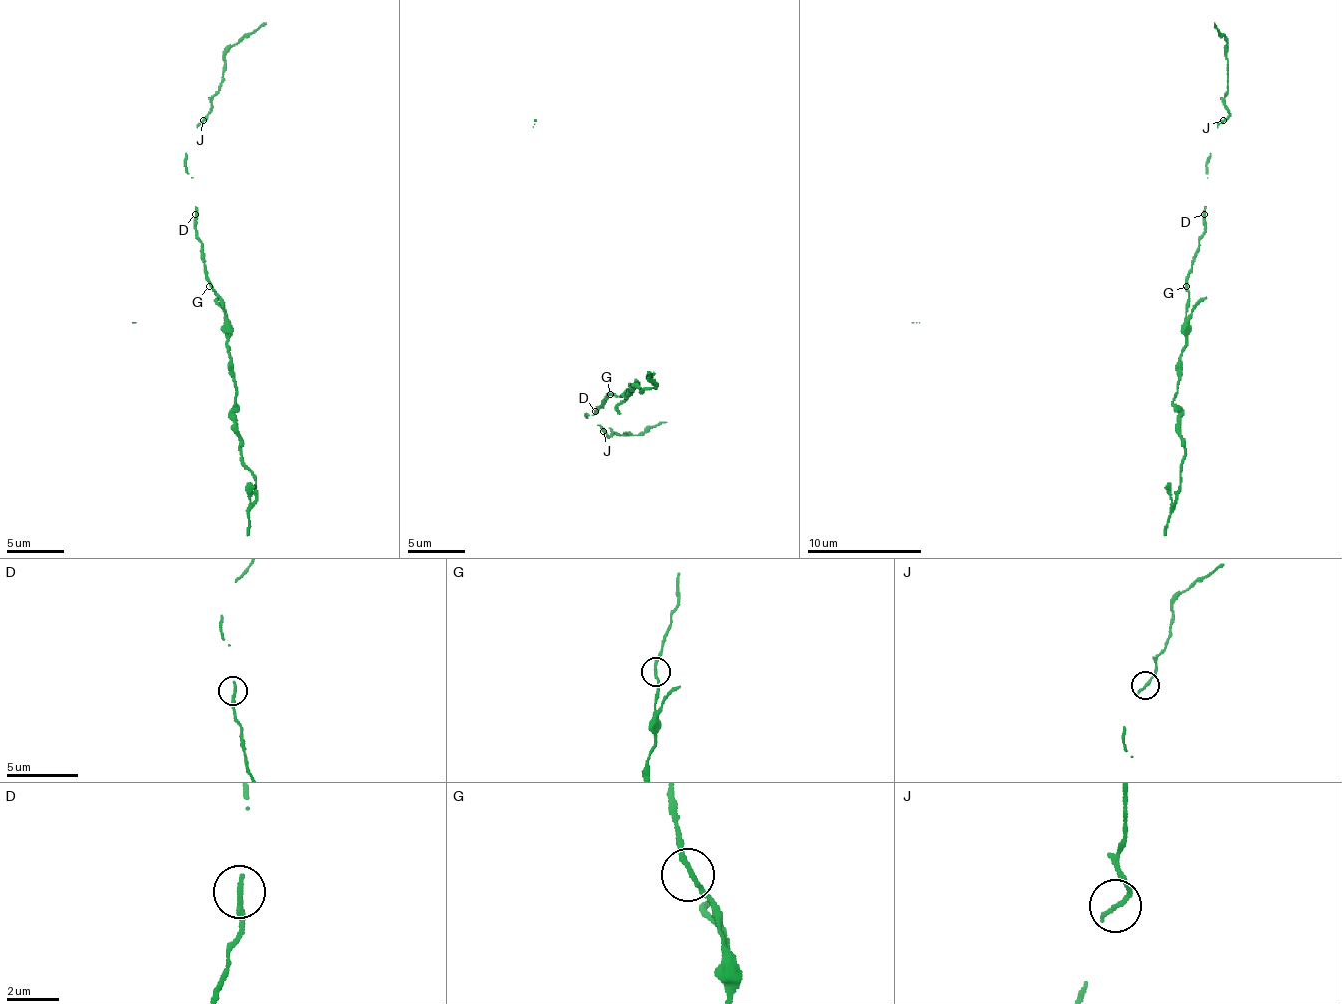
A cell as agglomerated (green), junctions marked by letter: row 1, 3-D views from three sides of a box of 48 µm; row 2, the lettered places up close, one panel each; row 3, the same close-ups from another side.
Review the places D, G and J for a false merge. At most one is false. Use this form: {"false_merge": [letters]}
{"false_merge": []}

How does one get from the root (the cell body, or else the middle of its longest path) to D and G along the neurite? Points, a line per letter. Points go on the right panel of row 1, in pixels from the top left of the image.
D: (1189, 306), (1186, 277), (1204, 231), (1204, 214)
G: (1189, 306), (1186, 286)

